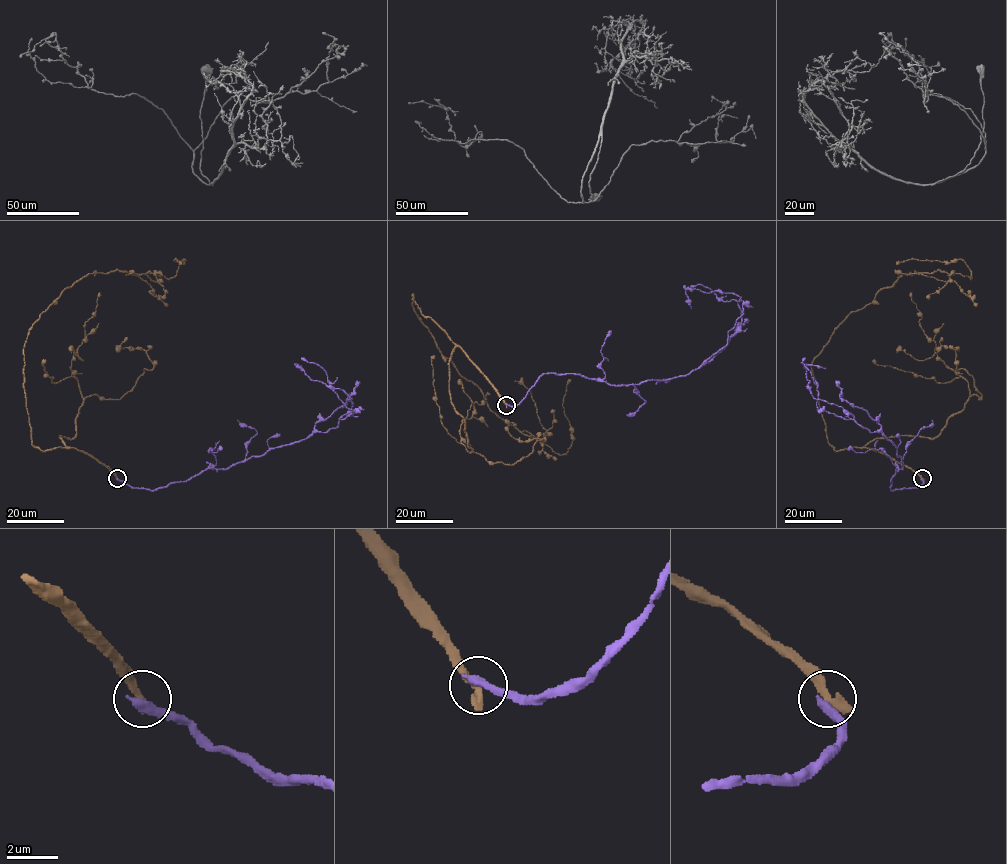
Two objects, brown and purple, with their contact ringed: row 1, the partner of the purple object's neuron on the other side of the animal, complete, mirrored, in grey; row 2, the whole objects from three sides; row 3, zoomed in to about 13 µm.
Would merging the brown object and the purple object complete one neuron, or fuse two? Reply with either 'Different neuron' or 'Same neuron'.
Different neuron

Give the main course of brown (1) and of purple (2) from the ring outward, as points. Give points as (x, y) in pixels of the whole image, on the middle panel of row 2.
1: (507, 405), (413, 294), (436, 346), (487, 406), (560, 454), (571, 444), (562, 405), (570, 379)
2: (507, 405), (545, 373), (618, 385), (688, 375), (741, 324), (741, 297), (730, 293), (687, 289), (691, 308)

